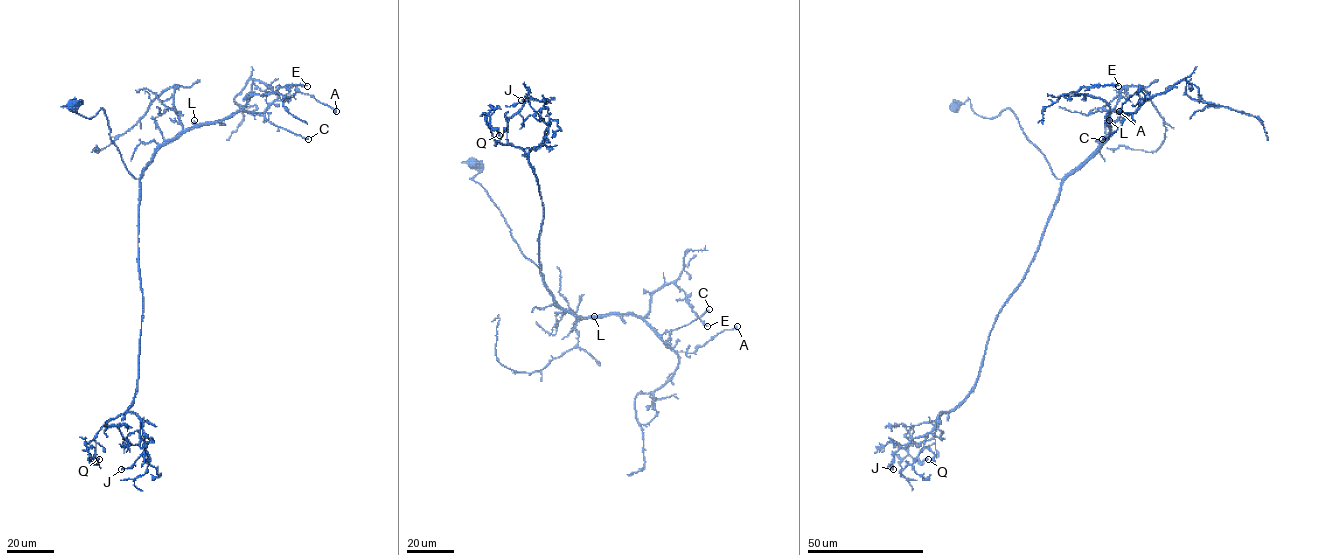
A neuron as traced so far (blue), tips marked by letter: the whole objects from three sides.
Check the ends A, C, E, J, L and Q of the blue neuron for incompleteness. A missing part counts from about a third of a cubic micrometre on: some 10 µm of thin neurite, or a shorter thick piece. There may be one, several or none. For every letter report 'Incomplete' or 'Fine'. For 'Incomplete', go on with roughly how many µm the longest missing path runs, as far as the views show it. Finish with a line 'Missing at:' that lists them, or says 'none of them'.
A: Fine
C: Incomplete. Missing length about 20 µm
E: Fine
J: Fine
L: Fine
Q: Fine
Missing at: C

